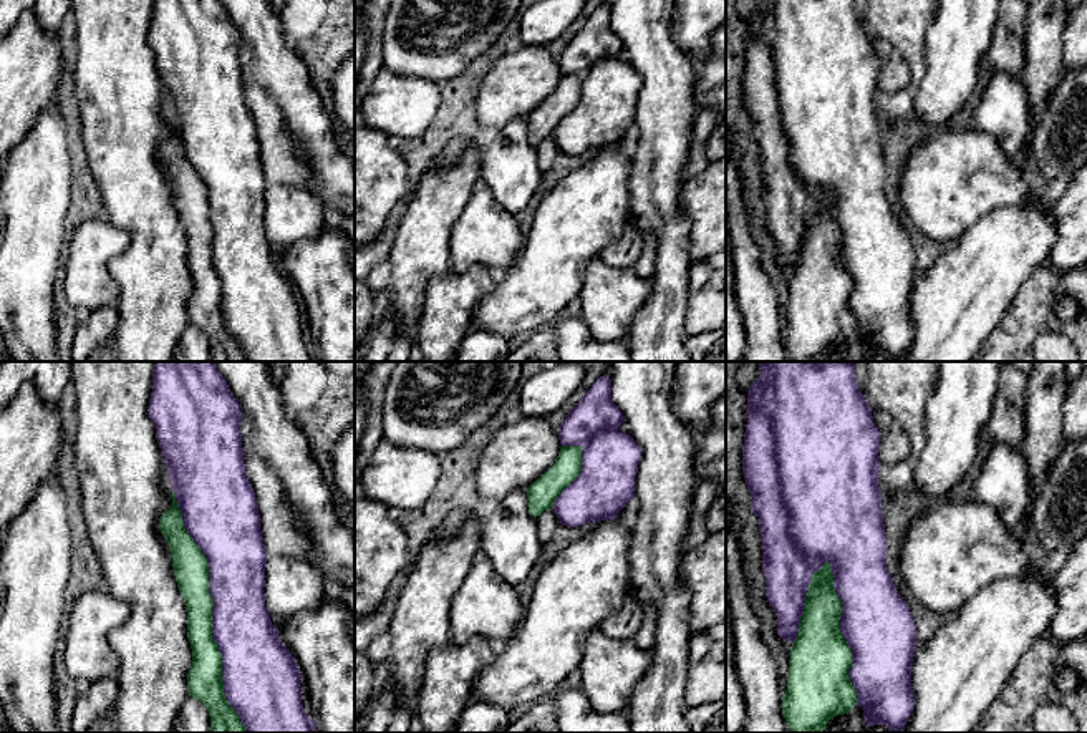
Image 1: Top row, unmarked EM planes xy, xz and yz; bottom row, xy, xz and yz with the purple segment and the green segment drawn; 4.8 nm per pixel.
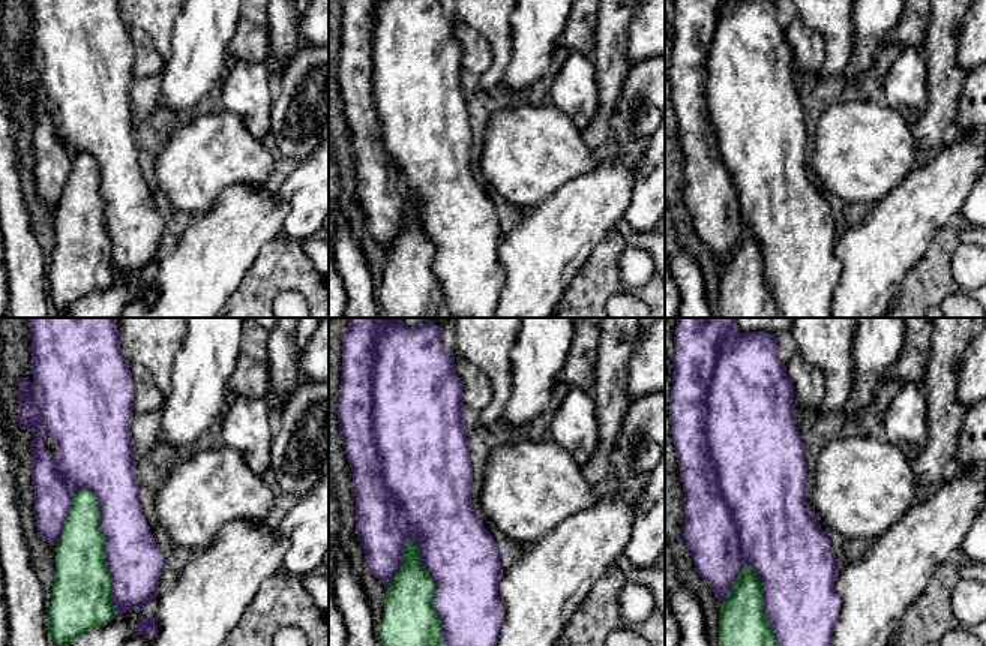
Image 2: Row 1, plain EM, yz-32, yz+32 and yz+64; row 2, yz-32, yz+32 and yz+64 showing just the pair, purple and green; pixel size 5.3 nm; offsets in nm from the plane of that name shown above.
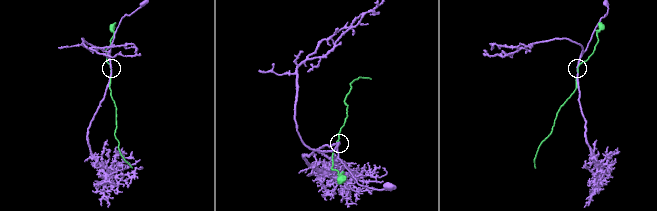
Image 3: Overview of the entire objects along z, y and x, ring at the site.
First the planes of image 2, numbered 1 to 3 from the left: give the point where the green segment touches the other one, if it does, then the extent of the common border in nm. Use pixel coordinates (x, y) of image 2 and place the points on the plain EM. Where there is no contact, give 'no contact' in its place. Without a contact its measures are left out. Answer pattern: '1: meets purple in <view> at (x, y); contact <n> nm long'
1: meets purple in yz-32 at (105, 212); contact 700 nm long
2: meets purple in yz+32 at (434, 258); contact 650 nm long
3: meets purple in yz+64 at (764, 272); contact 500 nm long

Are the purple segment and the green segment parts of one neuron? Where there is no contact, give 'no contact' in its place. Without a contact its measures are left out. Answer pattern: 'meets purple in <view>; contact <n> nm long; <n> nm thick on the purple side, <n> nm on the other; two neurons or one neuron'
meets purple in xy; contact 1250 nm long; 300 nm thick on the purple side, 170 nm on the other; two neurons

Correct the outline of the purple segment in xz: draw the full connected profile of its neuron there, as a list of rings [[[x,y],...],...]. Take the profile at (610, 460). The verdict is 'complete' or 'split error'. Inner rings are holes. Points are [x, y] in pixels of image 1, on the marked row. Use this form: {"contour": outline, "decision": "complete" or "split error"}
{"contour": [[[608,373],[592,385],[557,430],[562,446],[582,448],[580,474],[552,506],[562,526],[615,519],[635,496],[641,448],[618,431],[623,421],[623,413],[611,401]]], "decision": "complete"}

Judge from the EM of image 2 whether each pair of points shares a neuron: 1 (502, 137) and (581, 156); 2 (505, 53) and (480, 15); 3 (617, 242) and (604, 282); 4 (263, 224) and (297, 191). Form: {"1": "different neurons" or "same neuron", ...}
{"1": "same neuron", "2": "same neuron", "3": "same neuron", "4": "same neuron"}

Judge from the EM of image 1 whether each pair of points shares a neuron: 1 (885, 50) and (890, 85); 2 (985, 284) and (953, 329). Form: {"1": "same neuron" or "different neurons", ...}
{"1": "same neuron", "2": "same neuron"}

